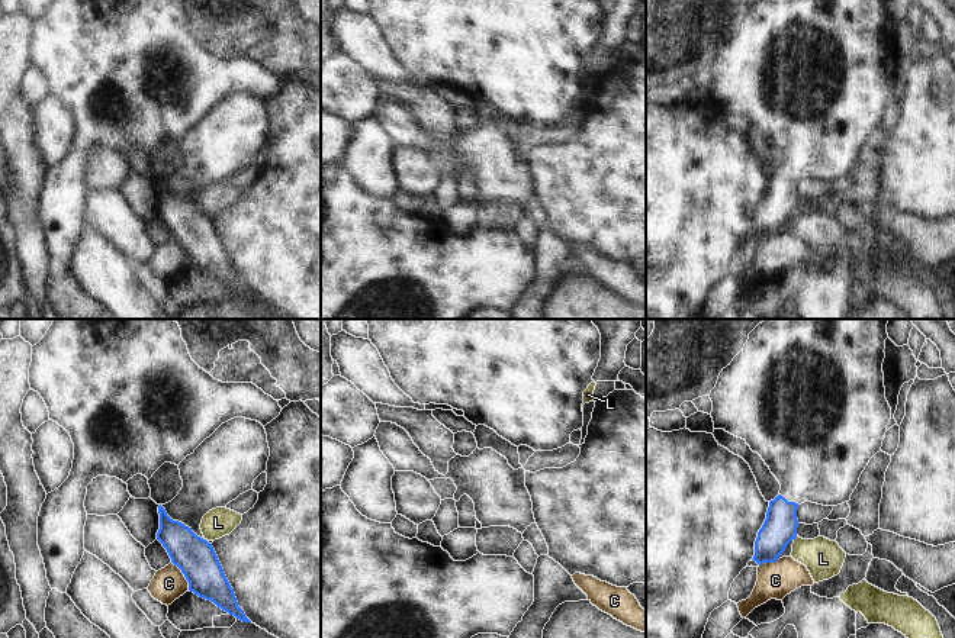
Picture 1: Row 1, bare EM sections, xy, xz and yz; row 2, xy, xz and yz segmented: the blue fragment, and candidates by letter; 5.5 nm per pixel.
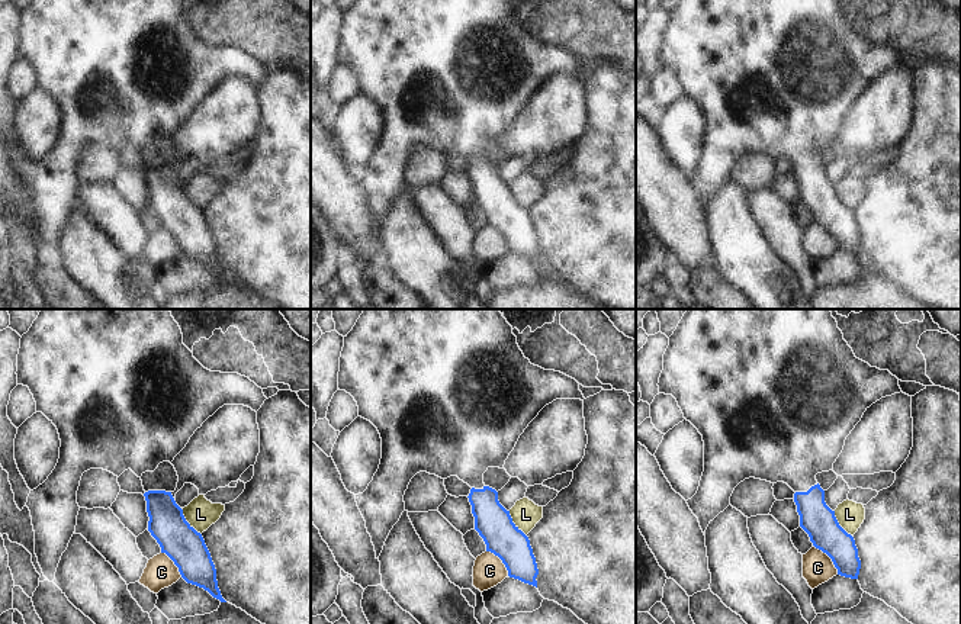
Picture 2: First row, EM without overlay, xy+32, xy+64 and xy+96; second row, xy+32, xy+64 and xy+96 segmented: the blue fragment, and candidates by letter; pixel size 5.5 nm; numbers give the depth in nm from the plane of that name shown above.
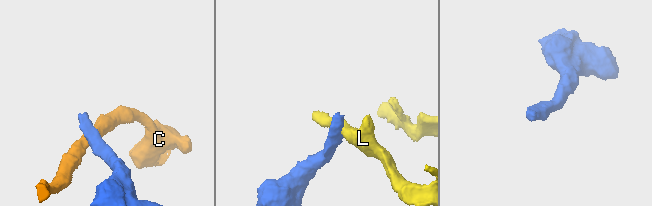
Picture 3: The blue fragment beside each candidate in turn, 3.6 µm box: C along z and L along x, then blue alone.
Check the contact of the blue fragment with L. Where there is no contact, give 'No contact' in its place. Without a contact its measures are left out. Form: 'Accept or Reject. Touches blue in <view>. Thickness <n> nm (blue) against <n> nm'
Reject. No contact

